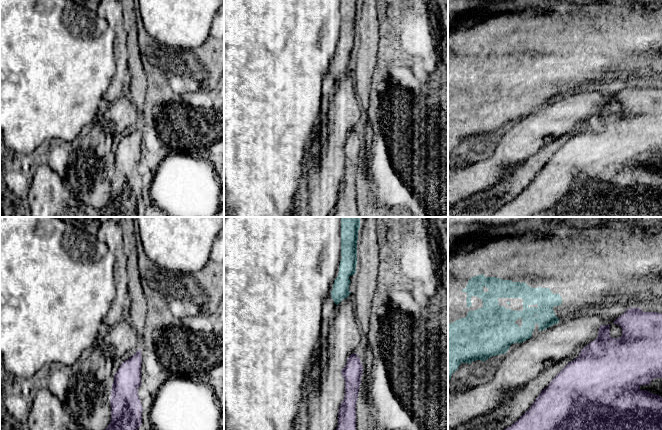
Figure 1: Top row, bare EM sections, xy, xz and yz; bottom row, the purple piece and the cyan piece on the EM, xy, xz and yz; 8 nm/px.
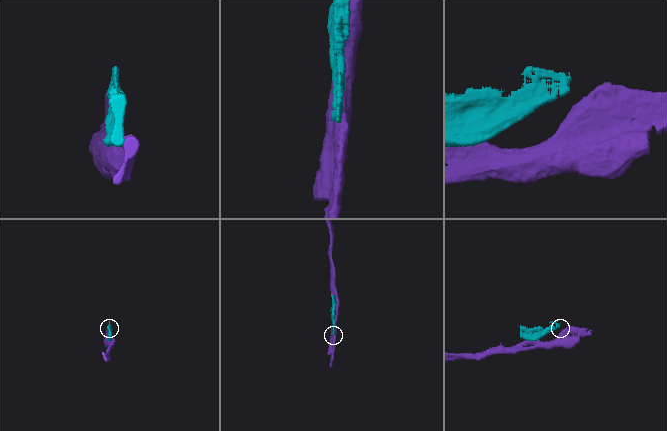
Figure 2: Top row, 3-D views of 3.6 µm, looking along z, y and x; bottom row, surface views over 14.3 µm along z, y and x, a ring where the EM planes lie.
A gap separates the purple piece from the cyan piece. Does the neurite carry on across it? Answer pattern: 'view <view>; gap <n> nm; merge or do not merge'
view yz; gap 280 nm; do not merge

